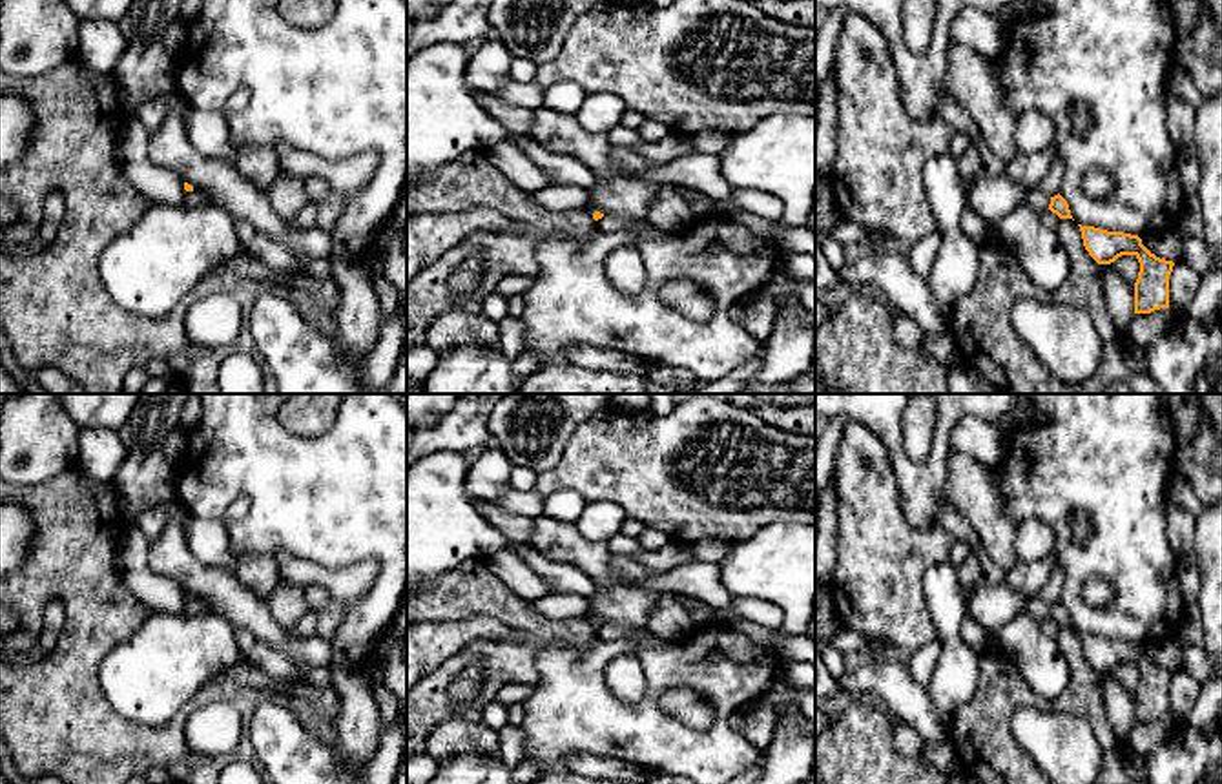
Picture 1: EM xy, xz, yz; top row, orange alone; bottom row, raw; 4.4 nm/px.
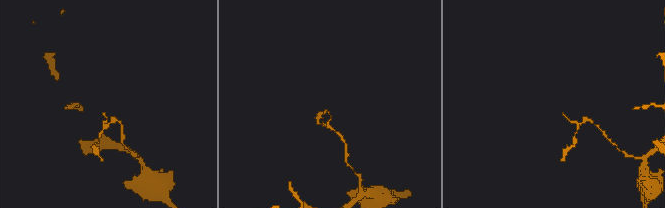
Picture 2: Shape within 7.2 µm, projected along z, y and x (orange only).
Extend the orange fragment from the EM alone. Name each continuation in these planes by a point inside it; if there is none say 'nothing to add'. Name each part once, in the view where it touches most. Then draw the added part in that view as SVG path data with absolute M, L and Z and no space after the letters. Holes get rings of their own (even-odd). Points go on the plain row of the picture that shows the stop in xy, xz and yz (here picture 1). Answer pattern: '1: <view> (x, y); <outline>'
nothing to add

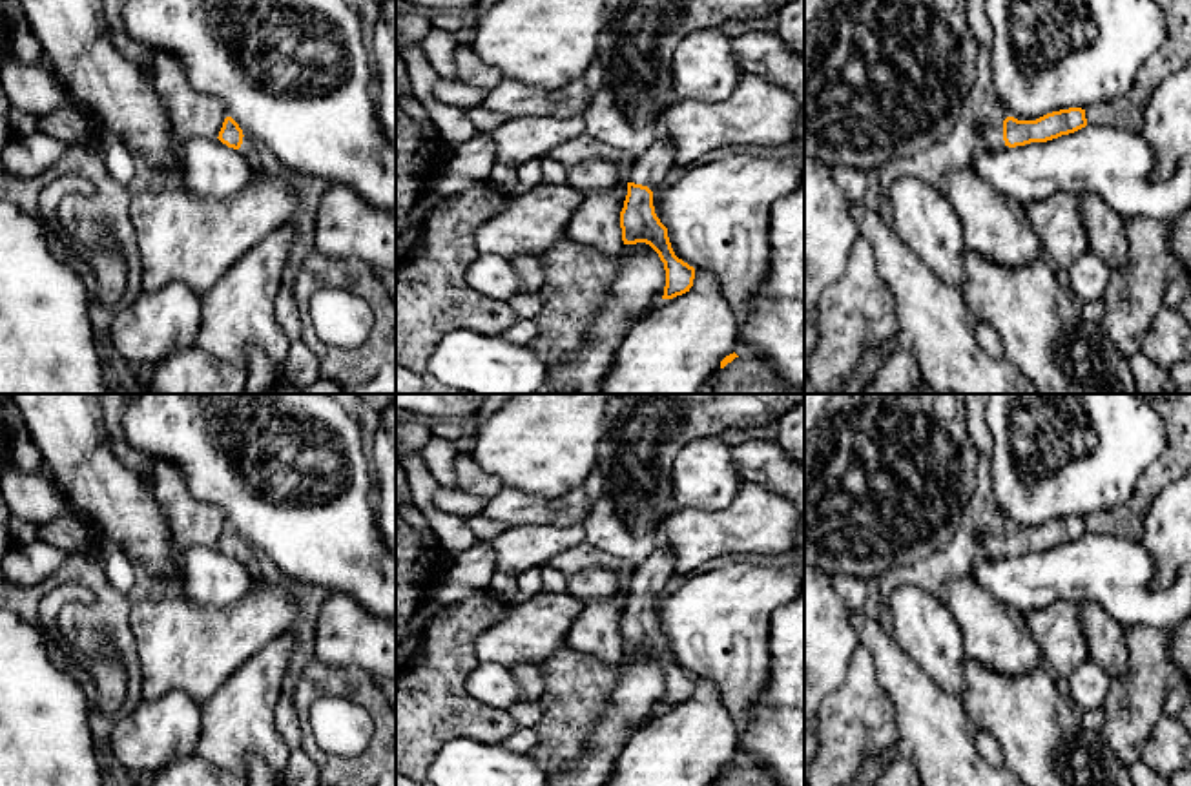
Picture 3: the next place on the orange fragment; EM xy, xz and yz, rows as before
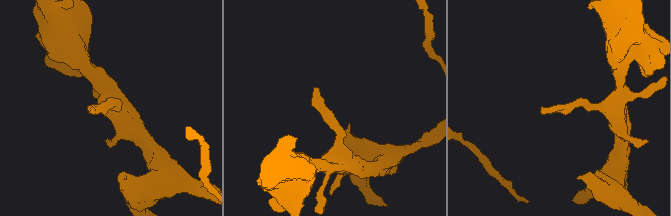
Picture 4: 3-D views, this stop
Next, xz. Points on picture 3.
1: xz (652, 577); M658 545L633 573L631 591L647 595L653 600L653 615L657 615L655 600L668 591L668 582L675 574L675 558L666 545Z

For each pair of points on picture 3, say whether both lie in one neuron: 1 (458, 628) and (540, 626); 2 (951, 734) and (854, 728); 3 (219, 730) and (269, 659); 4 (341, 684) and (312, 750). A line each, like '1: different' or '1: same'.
1: different
2: different
3: same
4: same

